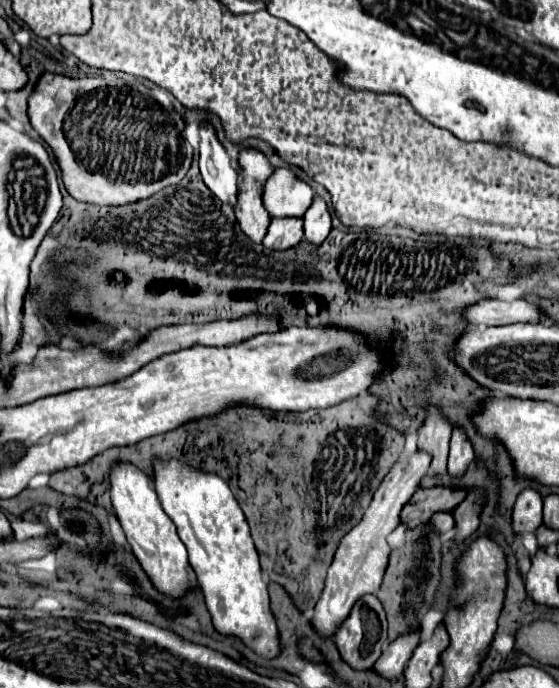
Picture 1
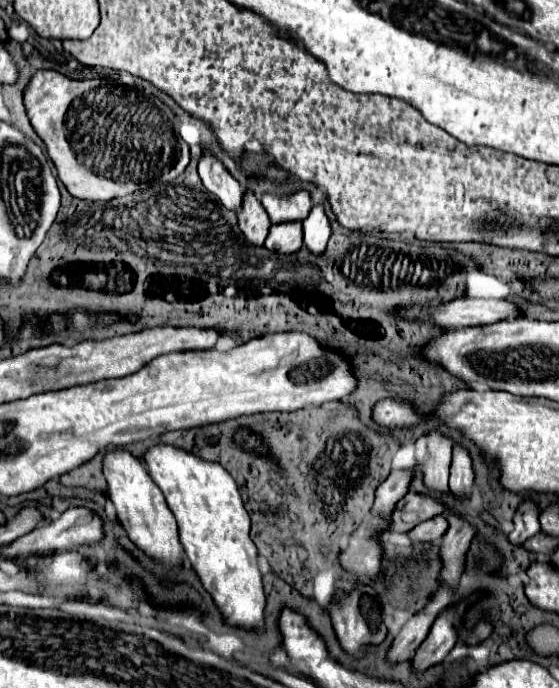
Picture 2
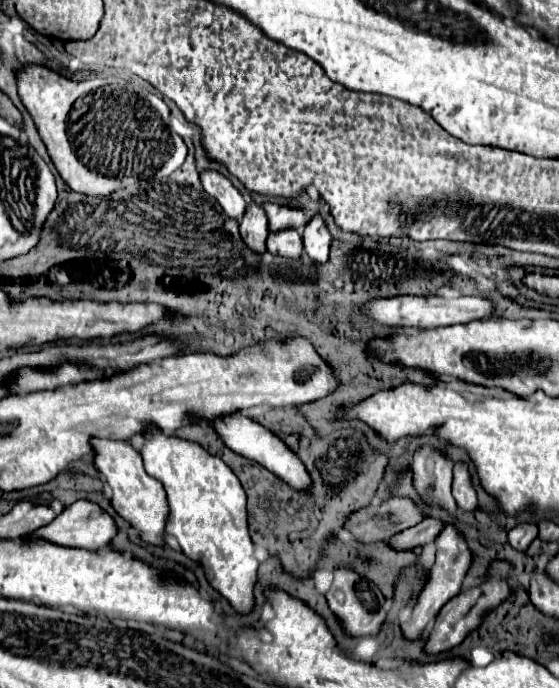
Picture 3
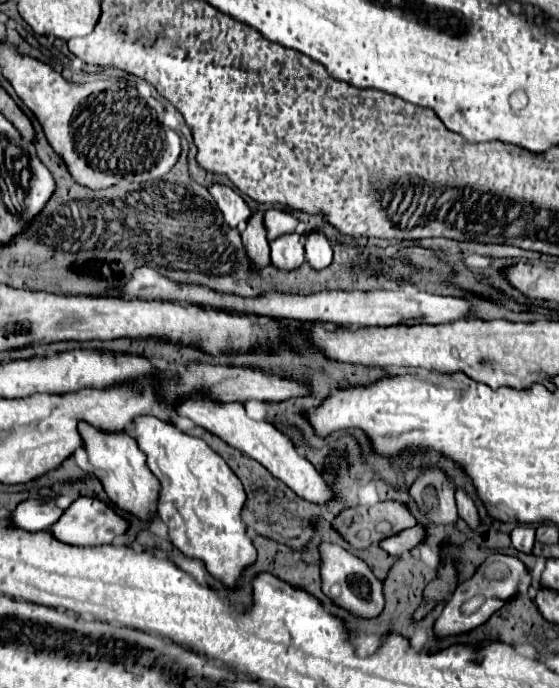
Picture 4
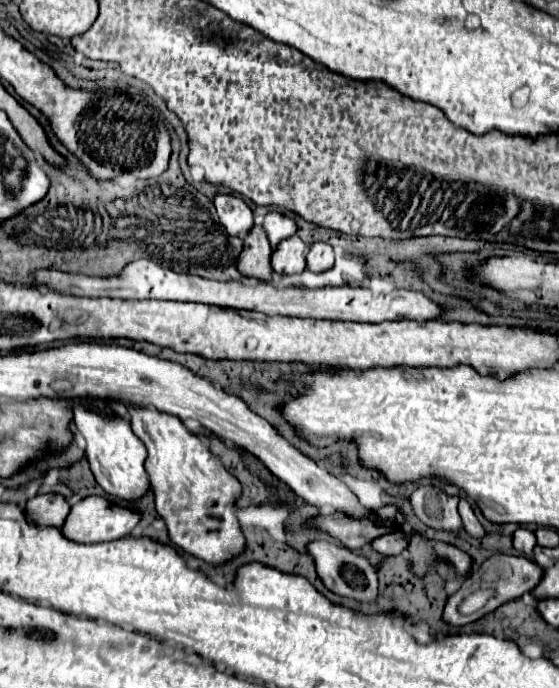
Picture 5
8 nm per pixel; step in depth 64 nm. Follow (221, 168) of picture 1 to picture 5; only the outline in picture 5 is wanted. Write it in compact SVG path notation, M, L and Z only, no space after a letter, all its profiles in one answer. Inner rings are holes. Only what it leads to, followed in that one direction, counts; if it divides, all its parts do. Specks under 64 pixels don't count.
M218 194L214 198L214 206L218 212L220 224L226 228L230 236L246 236L252 230L254 214L244 200Z

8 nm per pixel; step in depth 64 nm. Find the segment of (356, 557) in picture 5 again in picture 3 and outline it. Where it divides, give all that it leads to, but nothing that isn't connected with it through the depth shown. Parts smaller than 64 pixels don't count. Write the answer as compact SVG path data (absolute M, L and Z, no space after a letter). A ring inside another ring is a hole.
M336 566L334 568L334 580L330 590L326 592L326 600L330 610L342 620L344 628L352 636L366 636L366 634L376 634L380 624L386 620L386 598L380 592L380 588L368 580L366 576L358 574L356 570L348 566Z

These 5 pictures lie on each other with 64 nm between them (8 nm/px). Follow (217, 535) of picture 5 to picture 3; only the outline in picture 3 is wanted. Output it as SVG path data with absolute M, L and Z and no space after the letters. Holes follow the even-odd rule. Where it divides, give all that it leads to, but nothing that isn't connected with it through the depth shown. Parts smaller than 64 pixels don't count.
M148 424L142 436L144 444L140 454L144 458L144 468L164 484L168 496L170 514L166 532L178 540L180 550L190 560L202 564L212 588L228 598L238 612L246 614L254 606L252 588L258 560L248 534L246 494L240 480L222 458L210 454L198 442L164 434L156 424Z

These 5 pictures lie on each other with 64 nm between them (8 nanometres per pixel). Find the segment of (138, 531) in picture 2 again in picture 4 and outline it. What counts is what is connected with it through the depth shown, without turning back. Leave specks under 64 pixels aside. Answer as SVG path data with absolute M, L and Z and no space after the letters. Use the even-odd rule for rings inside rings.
M84 420L78 424L78 432L84 440L90 464L96 470L104 472L100 482L102 482L108 498L114 504L118 504L122 510L128 510L142 520L148 520L152 516L152 512L156 512L156 498L158 498L160 486L158 486L156 478L152 476L152 472L148 470L146 454L138 448L138 442L126 430L104 434L104 430L98 430L96 426L92 426Z

